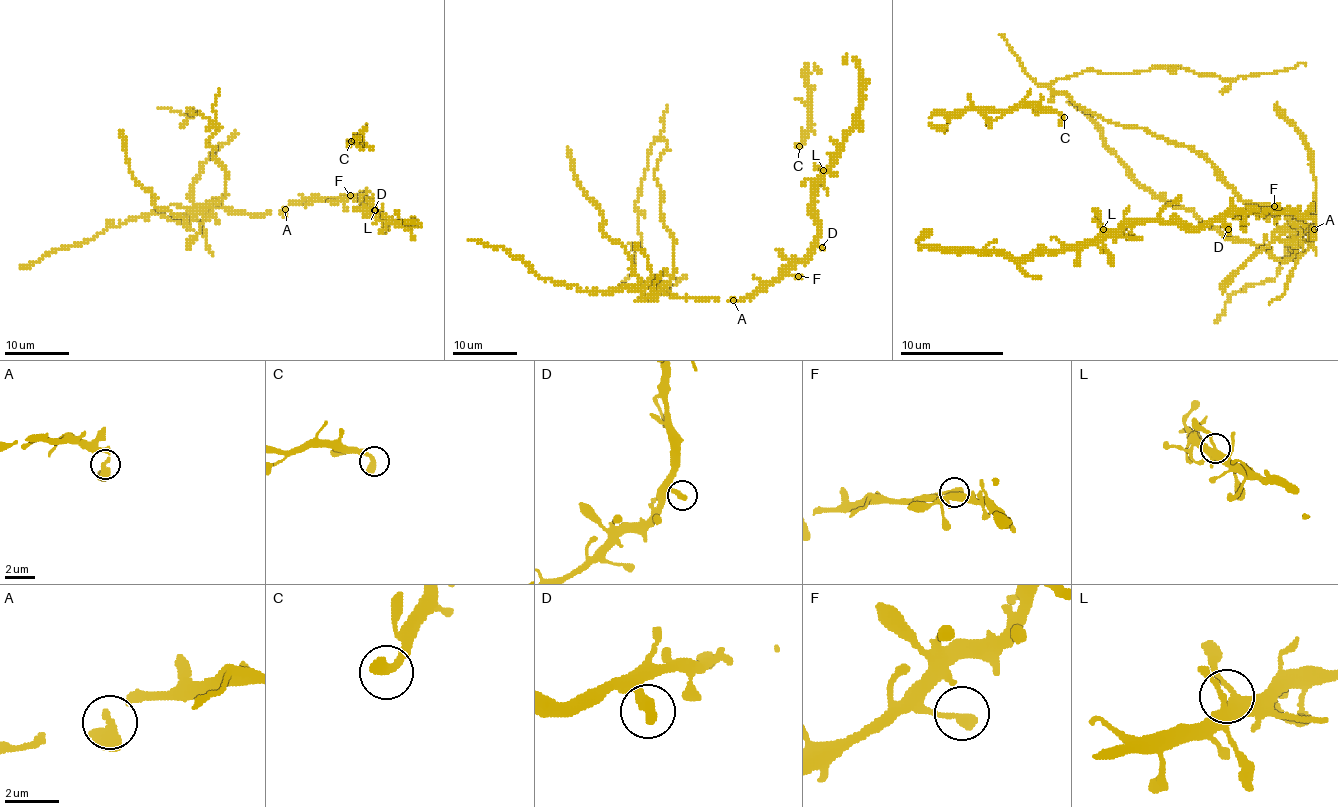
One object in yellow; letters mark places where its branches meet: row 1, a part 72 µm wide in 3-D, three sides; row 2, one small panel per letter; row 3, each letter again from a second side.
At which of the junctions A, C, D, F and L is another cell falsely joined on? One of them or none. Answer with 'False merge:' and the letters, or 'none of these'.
False merge: A

